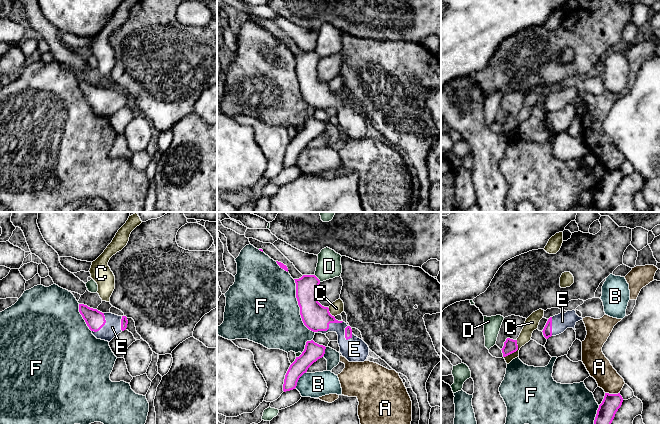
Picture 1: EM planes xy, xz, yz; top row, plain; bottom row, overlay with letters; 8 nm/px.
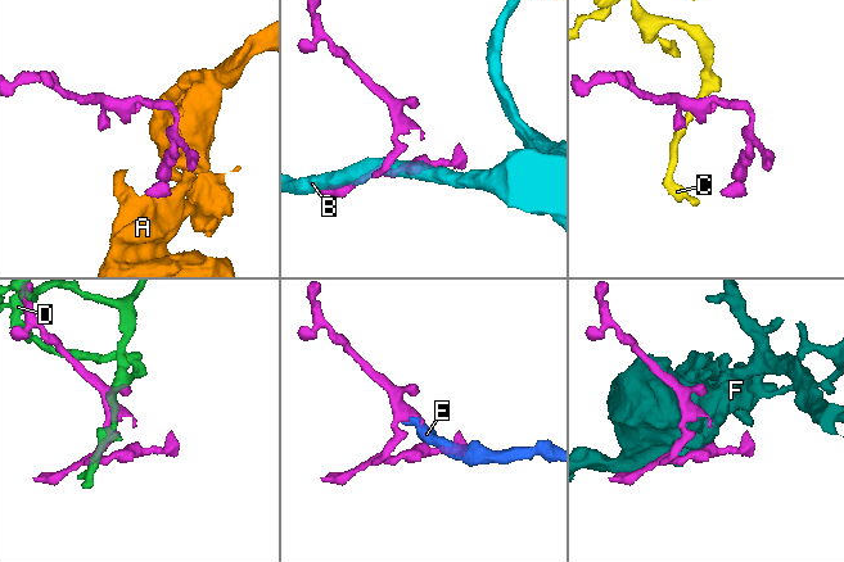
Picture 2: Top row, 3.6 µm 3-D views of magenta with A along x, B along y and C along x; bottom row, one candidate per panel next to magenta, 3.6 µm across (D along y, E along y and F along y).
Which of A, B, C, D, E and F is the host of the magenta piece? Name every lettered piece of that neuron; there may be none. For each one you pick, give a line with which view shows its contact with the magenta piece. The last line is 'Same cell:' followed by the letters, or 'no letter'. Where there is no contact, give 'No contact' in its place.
E: Touches magenta in xz
Same cell: E

